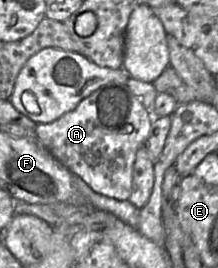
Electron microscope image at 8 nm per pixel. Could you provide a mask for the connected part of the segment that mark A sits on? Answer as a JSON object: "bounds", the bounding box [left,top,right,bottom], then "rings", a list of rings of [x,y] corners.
{"bounds":[34,82,152,200],"rings":[[[109,82],[82,100],[73,110],[49,124],[38,124],[34,131],[42,145],[73,175],[80,177],[92,190],[117,200],[128,200],[131,194],[133,166],[137,150],[146,145],[152,113],[125,83]]]}

